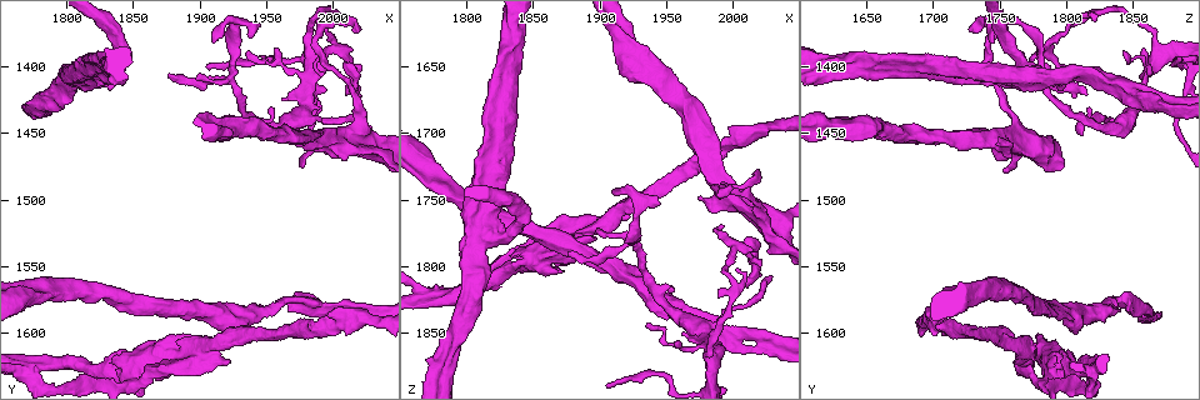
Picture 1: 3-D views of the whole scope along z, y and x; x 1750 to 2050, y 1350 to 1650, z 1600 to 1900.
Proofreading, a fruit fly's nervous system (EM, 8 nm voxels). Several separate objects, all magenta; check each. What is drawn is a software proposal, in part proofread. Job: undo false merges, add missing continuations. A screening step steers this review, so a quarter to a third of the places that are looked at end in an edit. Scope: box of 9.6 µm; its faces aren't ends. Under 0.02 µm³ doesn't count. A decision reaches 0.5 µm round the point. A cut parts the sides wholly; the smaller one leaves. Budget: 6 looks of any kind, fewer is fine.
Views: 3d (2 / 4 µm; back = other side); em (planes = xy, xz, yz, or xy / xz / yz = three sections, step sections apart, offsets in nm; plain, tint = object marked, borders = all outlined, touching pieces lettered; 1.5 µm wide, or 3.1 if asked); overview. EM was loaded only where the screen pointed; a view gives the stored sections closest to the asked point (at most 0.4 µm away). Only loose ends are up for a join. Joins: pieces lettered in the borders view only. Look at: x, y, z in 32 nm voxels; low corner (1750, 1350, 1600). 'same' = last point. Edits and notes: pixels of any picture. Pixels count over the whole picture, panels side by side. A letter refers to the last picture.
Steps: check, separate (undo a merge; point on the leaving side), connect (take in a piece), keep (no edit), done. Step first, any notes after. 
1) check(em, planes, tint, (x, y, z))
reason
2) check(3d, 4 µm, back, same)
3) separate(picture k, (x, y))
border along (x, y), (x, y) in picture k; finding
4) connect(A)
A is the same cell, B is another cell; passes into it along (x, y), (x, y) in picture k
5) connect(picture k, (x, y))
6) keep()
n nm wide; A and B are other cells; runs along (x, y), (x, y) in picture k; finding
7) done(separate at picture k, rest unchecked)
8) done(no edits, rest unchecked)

check(em, planes, tint, (2018, 1370, 1728))
long arm stops here

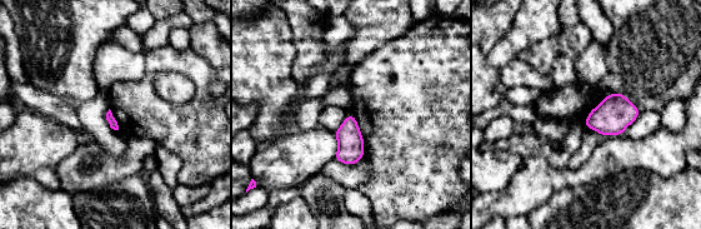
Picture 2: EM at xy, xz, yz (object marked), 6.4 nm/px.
check(em, planes, borders, same)
see the neighbours

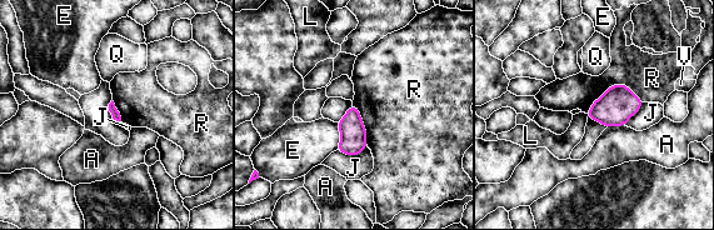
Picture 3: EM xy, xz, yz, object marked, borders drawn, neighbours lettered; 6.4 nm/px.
keep()
A, E, J, L, Q, R and V are other cells; border along (643, 101), (613, 84), (585, 113) in picture 3; none of them fits

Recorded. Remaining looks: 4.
check(3d, 4 µm, (2012, 1422, 1816))
free end

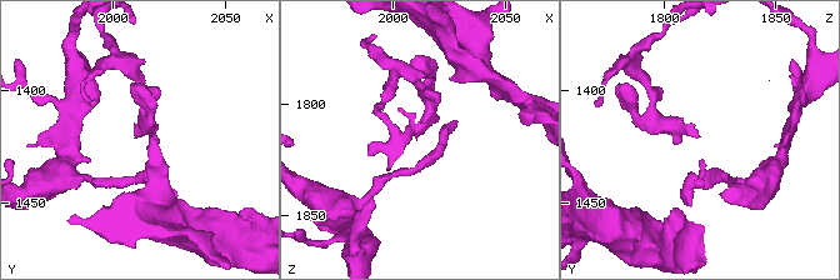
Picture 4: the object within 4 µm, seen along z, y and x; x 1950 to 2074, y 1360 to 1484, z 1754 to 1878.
check(em, planes, tint, (2011, 1422, 1814))
shape alone is not enough

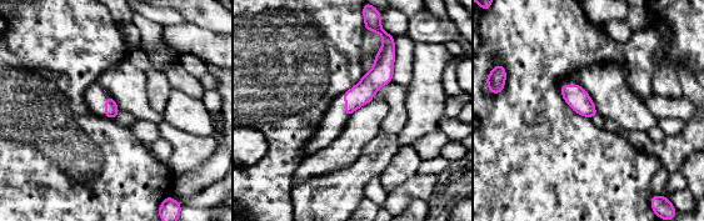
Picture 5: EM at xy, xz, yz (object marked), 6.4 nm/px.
check(em, planes, borders, same)

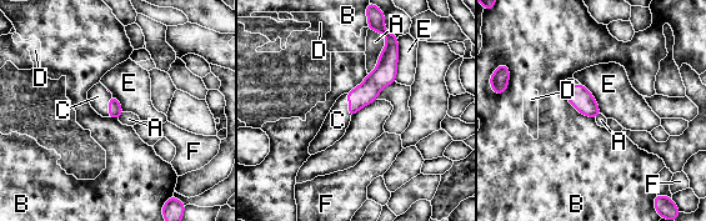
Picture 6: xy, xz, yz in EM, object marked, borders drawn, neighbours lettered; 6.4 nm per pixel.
connect(C)
90 nm wide; C is the same cell, A, B, D, E and F are other cells; it goes on there

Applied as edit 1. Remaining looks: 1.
done(connect at picture 6, rest unchecked)

